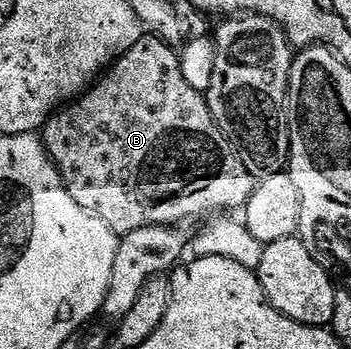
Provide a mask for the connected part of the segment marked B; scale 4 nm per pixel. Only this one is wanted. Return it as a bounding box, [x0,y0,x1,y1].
[41,37,257,237]

